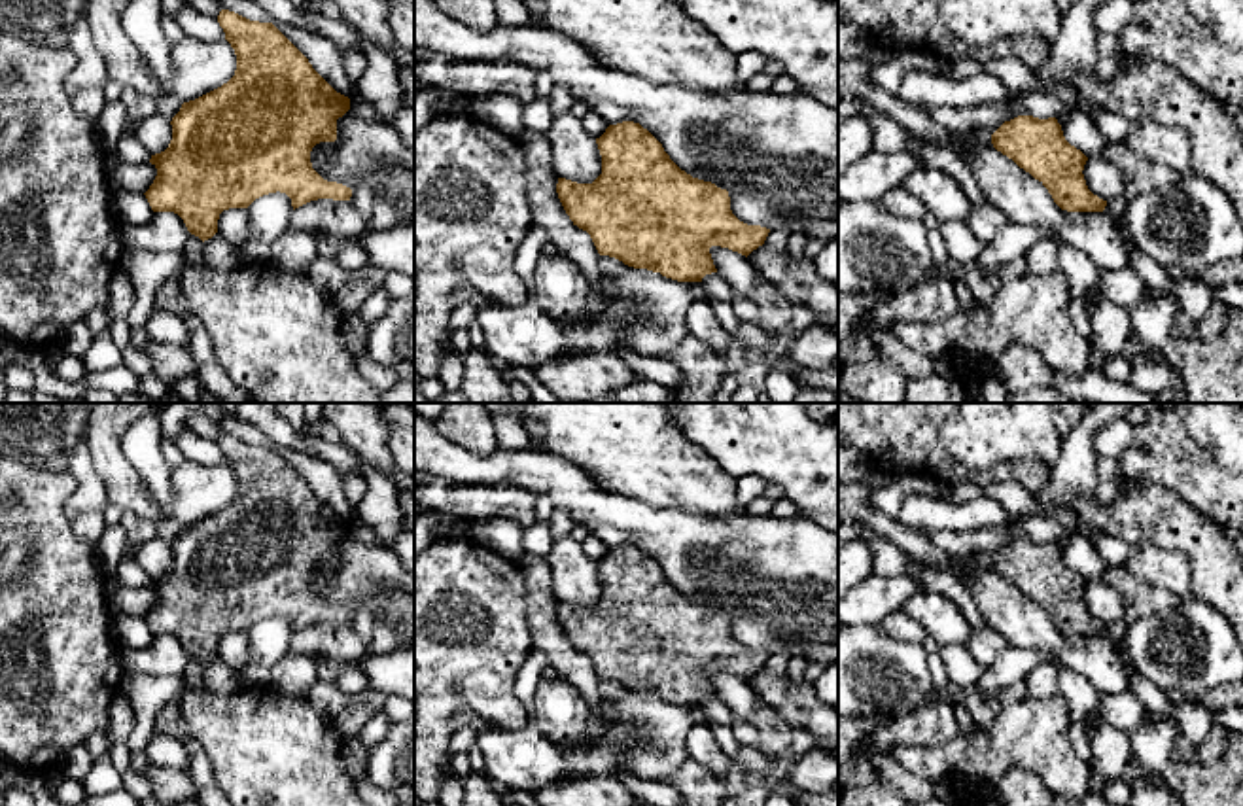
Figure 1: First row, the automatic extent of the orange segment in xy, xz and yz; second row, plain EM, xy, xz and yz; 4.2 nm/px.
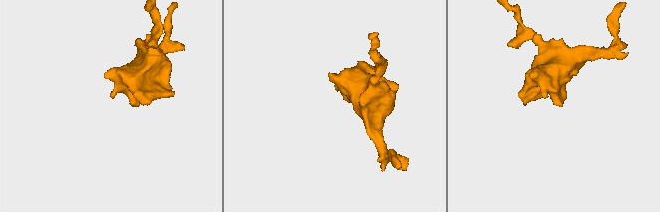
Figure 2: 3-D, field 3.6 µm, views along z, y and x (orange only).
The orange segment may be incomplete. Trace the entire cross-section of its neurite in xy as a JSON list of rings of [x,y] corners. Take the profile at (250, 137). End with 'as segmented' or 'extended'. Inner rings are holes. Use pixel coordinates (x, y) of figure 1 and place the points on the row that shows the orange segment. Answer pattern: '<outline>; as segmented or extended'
[[[229,9],[219,11],[218,23],[236,55],[235,76],[184,102],[172,117],[168,148],[149,159],[157,168],[144,193],[151,210],[178,214],[204,242],[218,233],[223,210],[248,208],[269,193],[286,193],[293,210],[318,199],[350,201],[350,187],[324,180],[310,163],[316,144],[337,140],[337,119],[350,110],[350,98],[337,93],[272,23]]]; as segmented

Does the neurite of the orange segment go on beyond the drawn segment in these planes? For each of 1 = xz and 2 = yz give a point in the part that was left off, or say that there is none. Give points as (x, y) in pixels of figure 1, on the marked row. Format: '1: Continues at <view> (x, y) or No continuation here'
1: No continuation here
2: No continuation here

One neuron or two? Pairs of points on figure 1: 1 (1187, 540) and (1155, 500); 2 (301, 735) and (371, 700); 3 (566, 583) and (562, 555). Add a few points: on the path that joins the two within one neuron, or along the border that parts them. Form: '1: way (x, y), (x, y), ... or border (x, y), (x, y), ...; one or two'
1: way (1179, 530), (1158, 509); one
2: border (305, 697), (332, 723); two
3: way (566, 576), (566, 562); one

